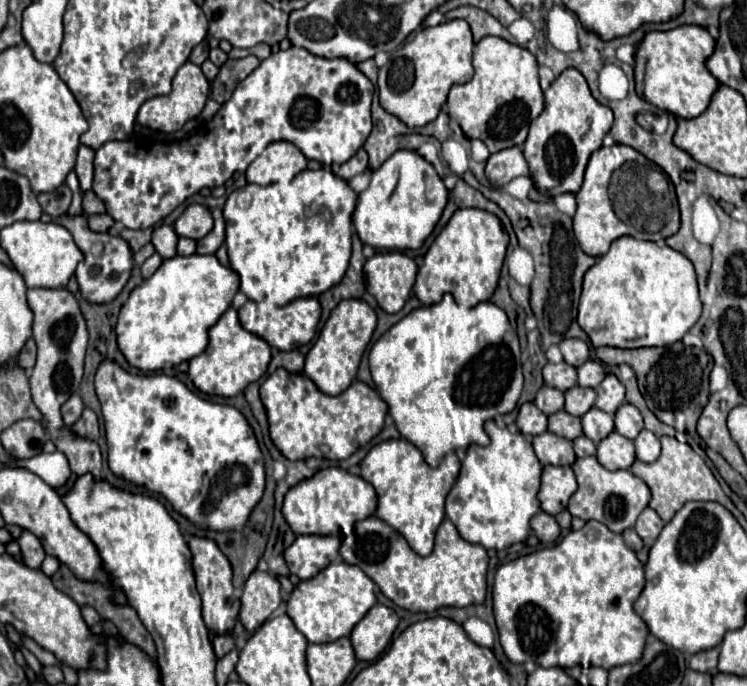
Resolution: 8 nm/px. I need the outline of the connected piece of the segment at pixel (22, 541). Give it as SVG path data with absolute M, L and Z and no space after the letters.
M23 530L21 536L17 538L19 546L21 546L21 554L23 554L23 562L25 566L29 568L39 568L43 558L45 558L45 552L43 552L43 546L39 542L39 538L35 534L31 534L29 530Z

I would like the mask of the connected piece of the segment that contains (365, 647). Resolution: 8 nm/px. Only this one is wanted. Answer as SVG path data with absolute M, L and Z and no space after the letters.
M373 606L365 618L353 628L351 642L359 660L377 660L391 642L391 636L399 624L397 614L387 606Z

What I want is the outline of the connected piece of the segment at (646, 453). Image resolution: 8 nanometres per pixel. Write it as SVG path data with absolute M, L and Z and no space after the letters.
M641 430L637 440L635 440L635 448L637 448L637 460L649 464L649 462L655 462L661 454L661 444L659 444L659 438L649 432L649 430Z

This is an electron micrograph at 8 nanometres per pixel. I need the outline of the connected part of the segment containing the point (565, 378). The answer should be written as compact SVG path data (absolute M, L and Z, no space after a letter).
M565 362L561 364L547 364L543 368L543 378L545 378L545 384L551 386L551 388L557 388L561 392L567 392L571 390L573 386L577 386L577 370Z

